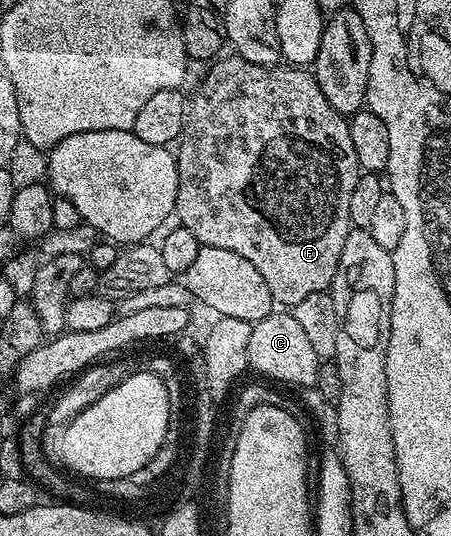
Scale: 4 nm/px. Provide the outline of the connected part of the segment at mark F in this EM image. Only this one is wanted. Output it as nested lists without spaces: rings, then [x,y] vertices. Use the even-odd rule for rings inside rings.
[[[238,56],[230,57],[220,57],[206,67],[207,75],[200,80],[199,91],[196,92],[195,99],[190,99],[187,107],[187,121],[183,124],[183,133],[177,142],[179,183],[174,217],[178,225],[189,228],[189,232],[197,236],[200,246],[229,248],[229,252],[237,252],[237,256],[249,260],[249,264],[253,264],[253,268],[261,272],[265,284],[269,284],[272,303],[279,305],[280,302],[283,305],[280,307],[294,308],[301,304],[301,300],[305,300],[305,296],[313,296],[313,292],[327,290],[337,272],[337,260],[341,260],[345,236],[353,228],[349,220],[349,195],[353,193],[361,173],[357,152],[353,149],[353,139],[349,137],[348,119],[339,114],[337,108],[329,104],[329,100],[325,100],[325,92],[321,92],[321,84],[317,84],[310,69],[296,68],[290,64],[262,66]]]

